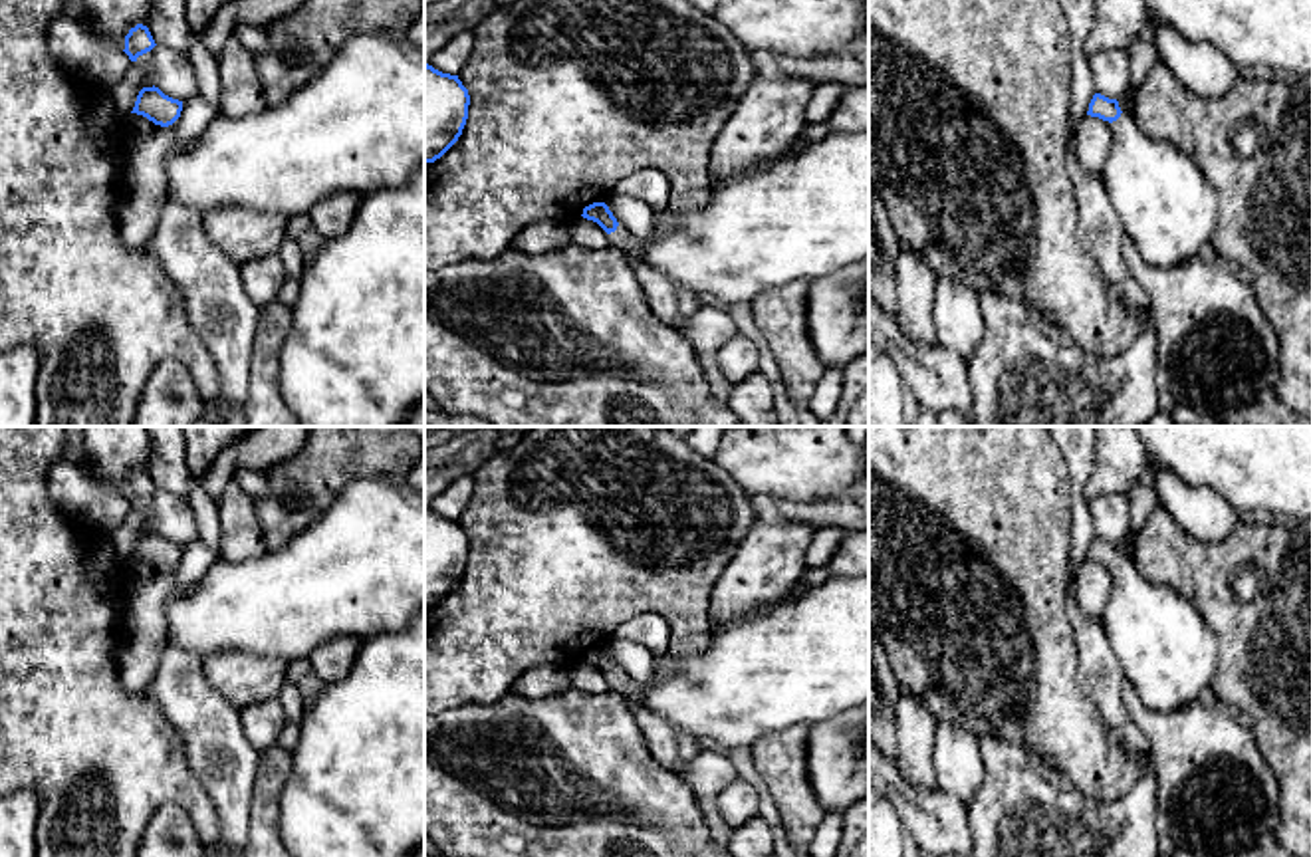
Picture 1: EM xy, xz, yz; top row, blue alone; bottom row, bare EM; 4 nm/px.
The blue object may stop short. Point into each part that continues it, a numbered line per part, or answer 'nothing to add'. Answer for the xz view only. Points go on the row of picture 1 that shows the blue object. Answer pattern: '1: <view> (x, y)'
1: xz (617, 239)

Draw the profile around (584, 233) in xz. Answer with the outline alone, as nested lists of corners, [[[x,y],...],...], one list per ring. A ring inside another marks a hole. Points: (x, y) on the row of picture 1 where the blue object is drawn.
[[[577,218],[569,224],[569,238],[581,248],[605,250],[609,248],[607,232],[593,220]]]

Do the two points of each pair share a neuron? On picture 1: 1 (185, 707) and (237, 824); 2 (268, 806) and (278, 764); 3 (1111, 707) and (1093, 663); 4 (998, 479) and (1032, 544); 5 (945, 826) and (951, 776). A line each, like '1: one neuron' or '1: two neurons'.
1: one neuron
2: one neuron
3: one neuron
4: one neuron
5: two neurons

